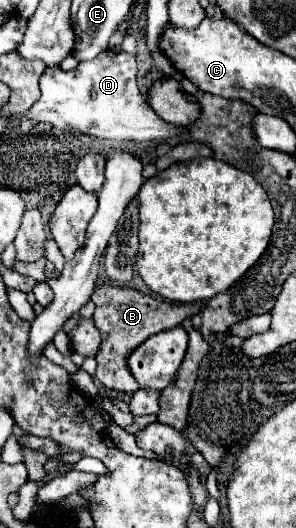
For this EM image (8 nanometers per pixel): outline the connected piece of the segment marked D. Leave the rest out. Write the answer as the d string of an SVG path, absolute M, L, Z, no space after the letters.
M105 50L95 60L85 60L79 62L79 66L71 72L65 72L61 68L47 68L47 72L41 78L41 98L39 102L25 114L23 120L31 118L37 122L49 122L61 130L69 132L81 132L81 134L91 134L97 138L105 140L133 140L133 142L165 142L171 138L181 138L187 128L169 124L161 120L147 102L143 102L141 92L135 82L137 76L137 62L133 56L125 52L115 52L115 50Z

